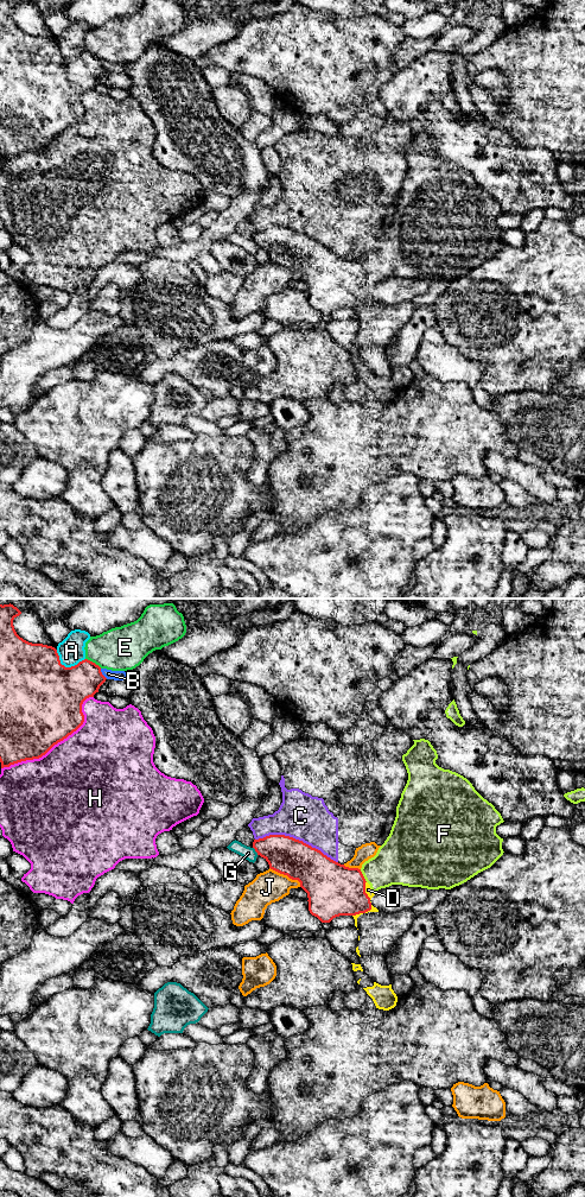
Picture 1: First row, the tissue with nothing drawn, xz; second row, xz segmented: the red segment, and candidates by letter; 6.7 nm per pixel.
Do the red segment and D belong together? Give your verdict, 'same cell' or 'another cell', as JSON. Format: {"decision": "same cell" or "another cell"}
{"decision": "another cell"}

